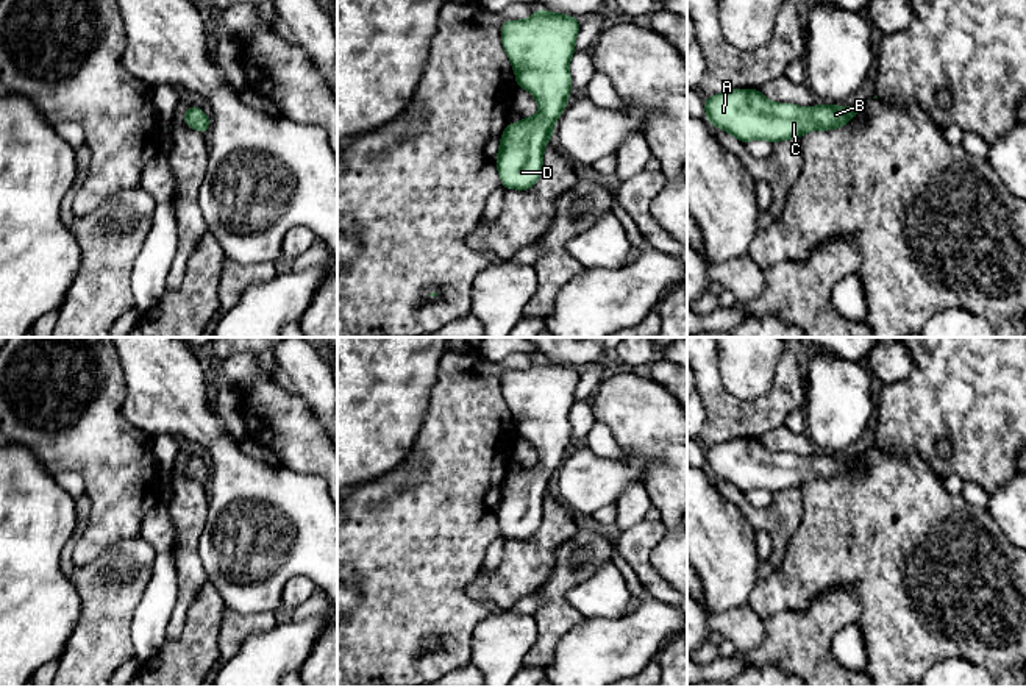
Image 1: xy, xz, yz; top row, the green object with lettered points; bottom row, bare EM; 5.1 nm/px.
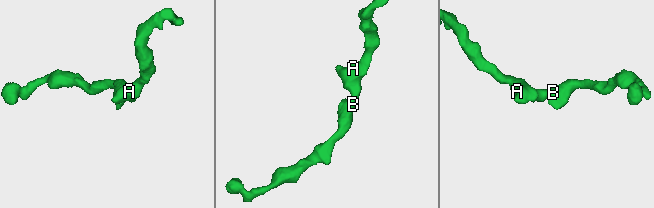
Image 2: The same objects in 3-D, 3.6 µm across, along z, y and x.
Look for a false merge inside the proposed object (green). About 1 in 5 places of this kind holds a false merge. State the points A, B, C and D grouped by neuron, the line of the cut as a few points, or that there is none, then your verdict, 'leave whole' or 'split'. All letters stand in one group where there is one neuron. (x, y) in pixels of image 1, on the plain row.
A B C D | no cut | leave whole

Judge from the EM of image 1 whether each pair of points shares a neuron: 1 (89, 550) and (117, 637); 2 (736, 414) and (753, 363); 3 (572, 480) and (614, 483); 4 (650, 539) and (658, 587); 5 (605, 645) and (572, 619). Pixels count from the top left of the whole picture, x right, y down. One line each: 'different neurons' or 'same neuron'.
1: different neurons
2: different neurons
3: same neuron
4: same neuron
5: different neurons

